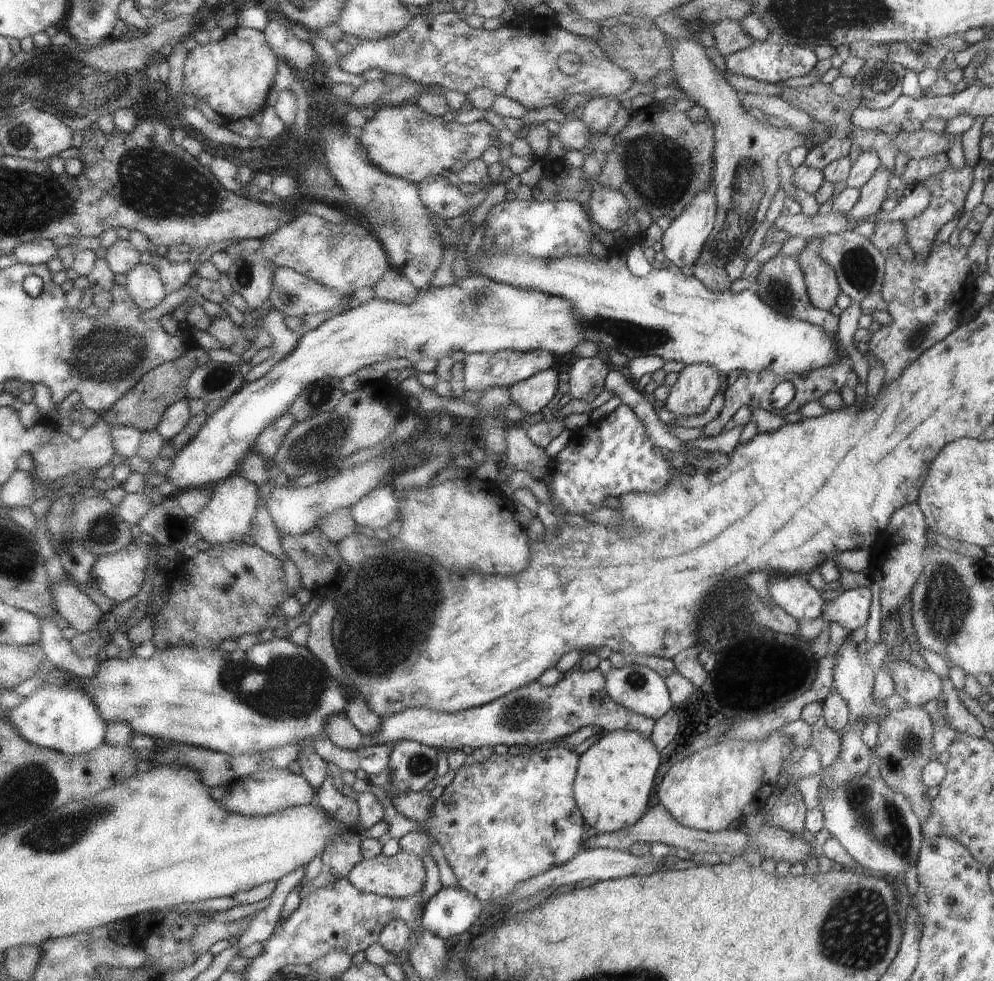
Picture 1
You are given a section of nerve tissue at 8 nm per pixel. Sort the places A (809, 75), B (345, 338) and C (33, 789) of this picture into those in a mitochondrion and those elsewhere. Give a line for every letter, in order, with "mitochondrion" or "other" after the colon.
A: other
B: other
C: mitochondrion

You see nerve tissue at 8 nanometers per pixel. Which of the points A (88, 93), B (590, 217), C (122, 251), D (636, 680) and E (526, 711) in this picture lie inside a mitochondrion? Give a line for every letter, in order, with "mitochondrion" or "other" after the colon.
A: mitochondrion
B: other
C: other
D: mitochondrion
E: mitochondrion

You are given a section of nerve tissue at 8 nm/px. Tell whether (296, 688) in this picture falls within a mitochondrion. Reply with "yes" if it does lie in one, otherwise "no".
yes

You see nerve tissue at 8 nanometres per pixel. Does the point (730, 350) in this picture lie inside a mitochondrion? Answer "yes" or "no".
no

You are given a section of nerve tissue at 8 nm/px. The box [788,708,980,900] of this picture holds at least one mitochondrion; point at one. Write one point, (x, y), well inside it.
(879, 819)

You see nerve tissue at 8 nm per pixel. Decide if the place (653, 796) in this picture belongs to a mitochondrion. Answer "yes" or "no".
no

